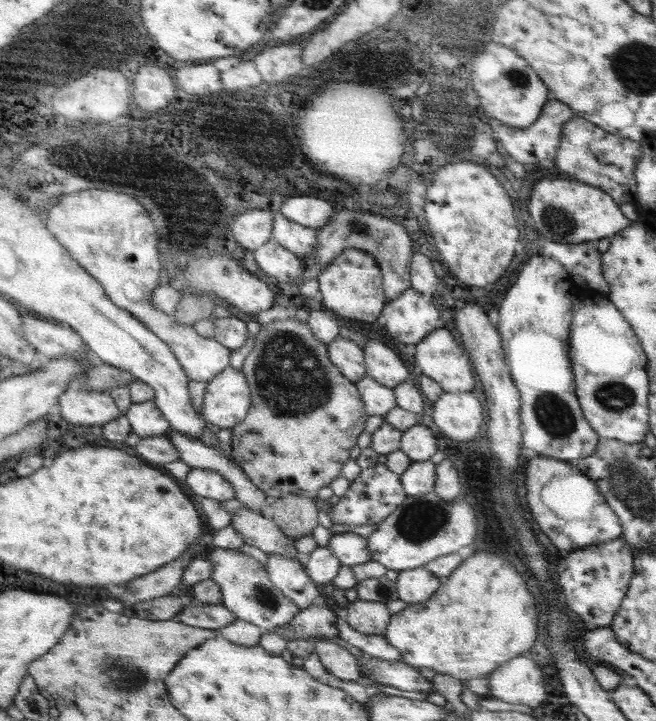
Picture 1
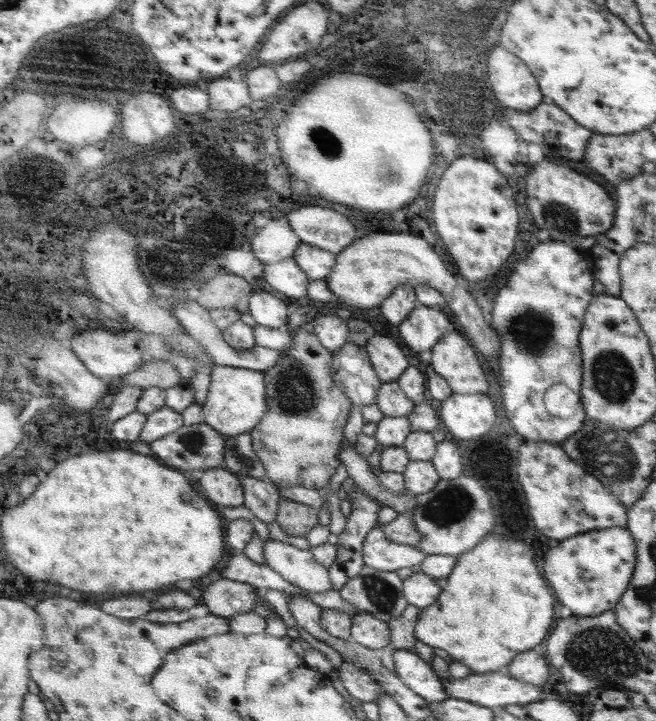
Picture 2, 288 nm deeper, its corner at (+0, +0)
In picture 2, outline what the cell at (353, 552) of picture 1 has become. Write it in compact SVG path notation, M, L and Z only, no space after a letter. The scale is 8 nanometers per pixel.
M379 524L365 540L365 564L385 572L397 572L399 568L417 566L425 560L425 554L403 544L395 544L383 534L383 526Z

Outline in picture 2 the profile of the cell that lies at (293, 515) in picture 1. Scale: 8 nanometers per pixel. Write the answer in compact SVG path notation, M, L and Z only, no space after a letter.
M287 496L281 498L281 506L279 506L279 518L277 524L281 526L281 530L287 536L295 536L295 538L305 538L315 526L319 526L321 518L319 518L319 510L315 510L313 506L295 502Z

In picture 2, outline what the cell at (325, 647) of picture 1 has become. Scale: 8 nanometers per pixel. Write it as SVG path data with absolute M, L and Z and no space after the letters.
M343 660L343 664L335 672L339 674L343 688L351 696L359 698L363 704L365 702L377 702L377 698L381 696L381 690L379 690L379 684L375 682L375 678L371 674L367 674L361 666Z

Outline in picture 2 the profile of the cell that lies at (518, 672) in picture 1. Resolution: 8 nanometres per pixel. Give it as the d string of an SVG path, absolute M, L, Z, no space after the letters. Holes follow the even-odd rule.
M529 650L517 654L509 666L505 668L505 674L515 678L521 684L531 684L537 688L543 688L547 680L547 660L539 650ZM537 652L537 654L535 654Z

